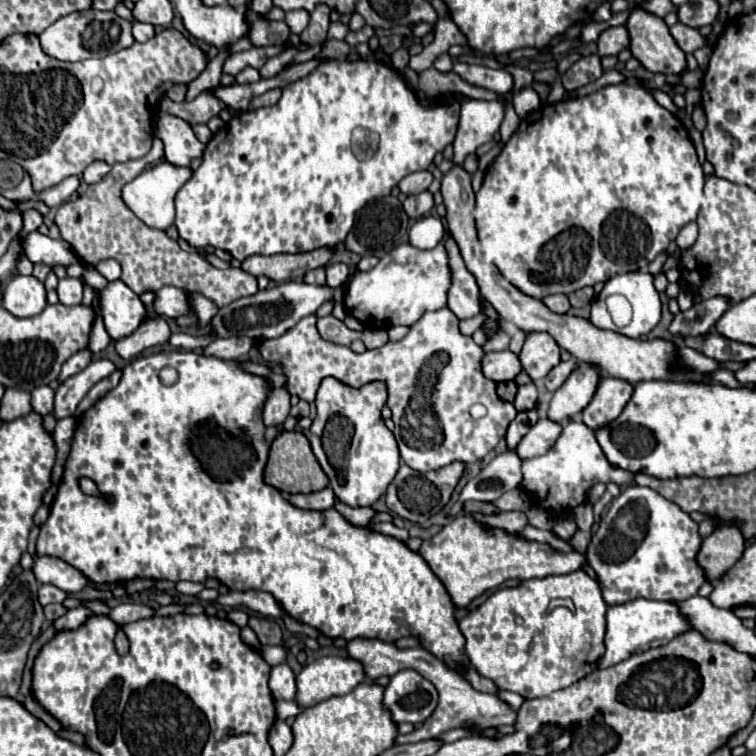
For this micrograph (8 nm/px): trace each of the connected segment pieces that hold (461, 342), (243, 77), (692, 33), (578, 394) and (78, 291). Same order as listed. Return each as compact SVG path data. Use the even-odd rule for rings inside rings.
M449 307L425 313L411 325L409 333L401 341L389 341L381 349L365 351L361 355L353 353L349 347L321 339L315 323L317 317L309 315L279 339L257 341L263 359L279 361L289 377L287 389L291 395L299 395L307 403L315 403L317 389L325 377L335 377L343 385L355 389L373 381L383 381L389 395L387 407L393 413L393 435L397 439L401 459L419 473L441 469L453 461L475 463L483 459L507 433L509 423L517 415L509 401L497 397L497 383L483 377L483 349L475 345L471 337L461 335L459 319ZM473 403L483 403L487 407L487 415L473 419L469 415L469 407Z
M245 67L241 73L235 75L235 81L241 85L241 83L253 83L253 81L259 81L259 71L253 69L253 67Z
M675 23L671 27L671 35L673 39L677 41L677 45L685 51L685 53L693 53L701 47L705 47L705 39L701 37L701 33L689 25L683 25L683 23Z
M579 365L579 369L575 369L569 375L569 379L553 393L547 417L555 423L563 423L581 413L593 399L597 383L599 383L597 369L593 365Z
M65 277L57 285L57 293L59 293L59 301L63 305L79 305L83 299L83 283L81 283L81 279Z

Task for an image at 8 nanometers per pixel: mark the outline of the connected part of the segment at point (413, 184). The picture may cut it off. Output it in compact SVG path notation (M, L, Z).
M415 171L411 175L407 175L401 183L399 183L399 189L401 193L405 195L413 195L413 193L423 193L427 191L427 187L431 185L433 181L433 175L429 171Z

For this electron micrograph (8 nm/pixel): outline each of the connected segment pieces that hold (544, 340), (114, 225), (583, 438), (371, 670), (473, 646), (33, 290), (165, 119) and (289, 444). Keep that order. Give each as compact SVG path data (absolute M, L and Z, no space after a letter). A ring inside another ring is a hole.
M529 333L519 353L523 371L541 385L547 373L559 363L559 345L549 333Z
M147 157L115 163L103 181L89 185L87 193L77 201L63 203L55 215L61 237L71 243L73 251L83 263L95 265L103 259L117 259L123 267L123 283L135 293L141 293L141 289L157 291L165 285L173 285L201 293L217 307L225 307L235 299L257 293L257 279L249 277L249 273L241 269L217 269L199 253L183 251L179 243L169 239L163 231L151 229L141 219L137 219L137 215L121 201L121 197L115 195L115 167L147 167Z
M569 421L563 425L561 435L553 443L553 447L533 459L525 459L521 465L523 481L519 483L519 489L531 495L531 499L543 507L549 517L561 517L571 513L577 505L587 501L587 493L595 483L615 483L619 487L629 485L633 481L631 473L625 473L625 469L609 465L605 461L605 455L601 453L601 447L597 445L597 439L593 437L593 431L579 421Z
M351 639L345 645L347 655L355 661L359 661L363 665L365 677L369 681L379 679L383 675L391 677L403 669L413 669L417 673L421 673L425 679L433 681L433 685L437 685L439 691L439 705L433 711L433 715L413 733L409 735L399 735L397 743L417 743L423 739L431 739L431 737L439 737L451 729L457 727L465 727L465 725L479 725L479 727L495 727L495 725L513 725L515 721L515 711L509 709L503 701L499 701L495 695L489 693L477 693L471 685L465 685L465 681L461 681L461 675L457 671L453 671L451 667L447 667L441 659L437 659L435 655L431 655L427 649L399 649L393 643L385 643L379 639Z
M575 571L569 575L551 575L545 579L521 581L521 585L517 587L497 589L485 603L469 611L459 621L459 629L465 635L465 657L479 675L491 679L503 691L515 691L525 699L537 699L577 683L581 677L595 669L597 657L601 657L601 653L605 651L605 613L607 603L603 601L599 583L585 571ZM551 599L571 599L575 603L575 613L563 607L547 613L547 603Z
M15 275L5 287L3 307L15 317L39 315L47 307L45 285L33 275Z
M167 113L157 115L155 135L165 143L165 159L171 165L185 167L205 151L205 145L195 137L193 129L179 117L169 117Z
M283 431L273 443L269 451L269 461L265 467L265 483L273 485L283 493L313 493L327 487L329 479L323 473L319 461L315 459L309 439L301 431Z

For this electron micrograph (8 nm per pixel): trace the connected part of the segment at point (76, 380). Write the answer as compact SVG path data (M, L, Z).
M97 359L91 361L81 373L69 377L65 383L61 383L55 391L55 417L71 417L79 405L79 401L87 395L87 391L101 379L109 377L115 371L115 365L107 359L99 361L103 367L97 369Z

